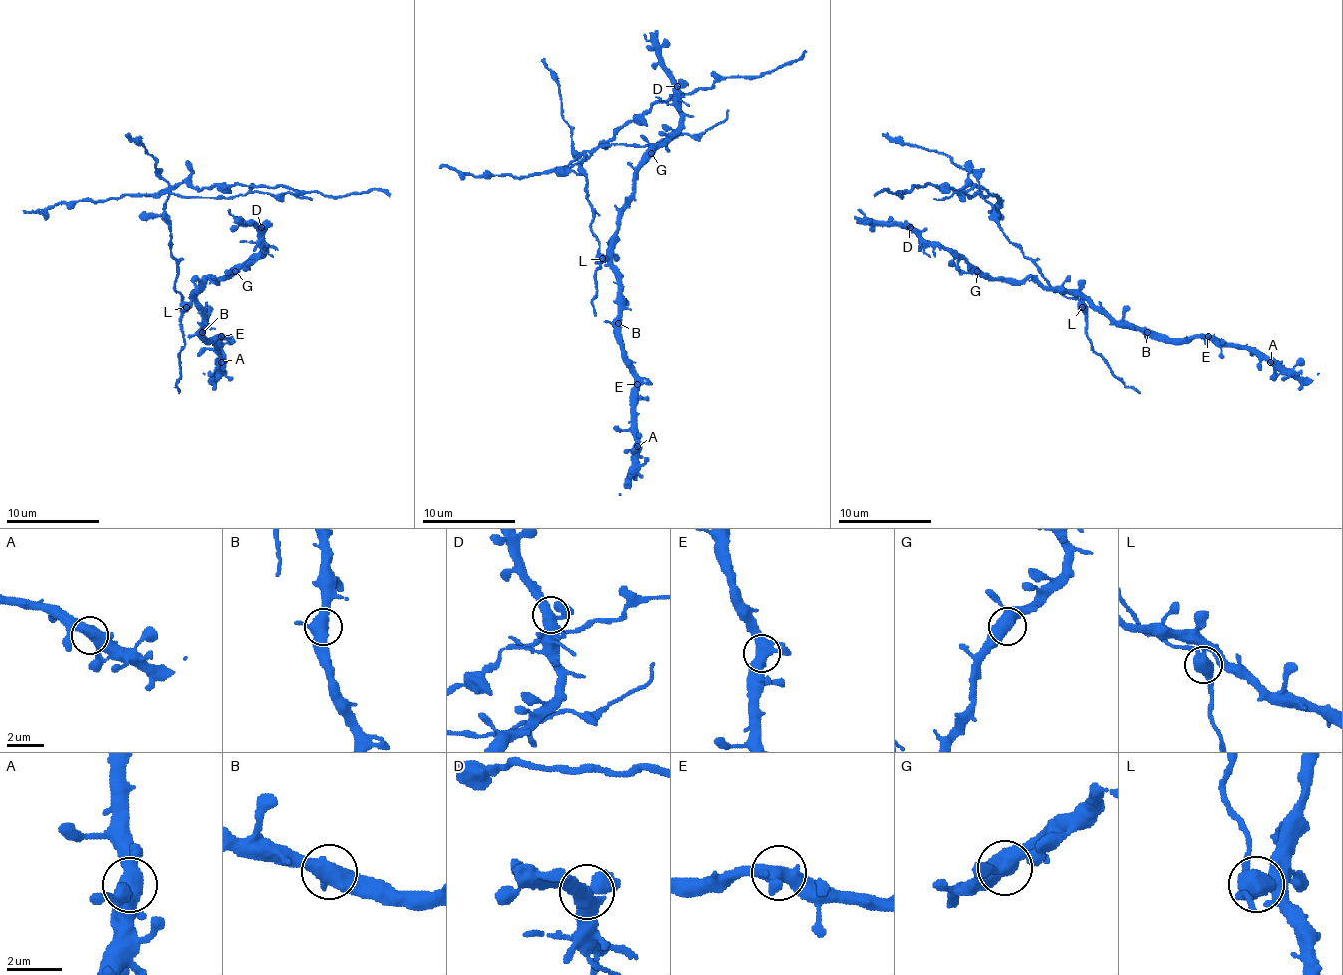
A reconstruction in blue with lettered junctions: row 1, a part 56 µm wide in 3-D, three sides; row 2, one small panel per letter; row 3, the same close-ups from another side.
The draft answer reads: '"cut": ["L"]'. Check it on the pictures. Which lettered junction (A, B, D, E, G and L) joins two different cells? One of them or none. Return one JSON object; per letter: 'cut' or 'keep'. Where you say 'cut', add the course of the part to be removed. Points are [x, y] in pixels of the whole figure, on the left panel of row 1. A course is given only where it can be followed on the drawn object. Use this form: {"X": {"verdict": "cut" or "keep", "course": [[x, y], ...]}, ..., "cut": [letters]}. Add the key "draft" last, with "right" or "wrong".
{"A": {"verdict": "keep"}, "B": {"verdict": "keep"}, "D": {"verdict": "keep"}, "E": {"verdict": "keep"}, "G": {"verdict": "keep"}, "L": {"verdict": "cut", "course": [[186, 306], [174, 290], [165, 199], [179, 183], [200, 190], [237, 185], [391, 194]]}, "cut": ["L"], "draft": "right"}

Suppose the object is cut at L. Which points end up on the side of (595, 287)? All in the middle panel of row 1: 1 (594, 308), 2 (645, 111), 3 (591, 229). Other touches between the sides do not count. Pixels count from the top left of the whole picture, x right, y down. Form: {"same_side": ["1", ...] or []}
{"same_side": ["1", "2", "3"]}

